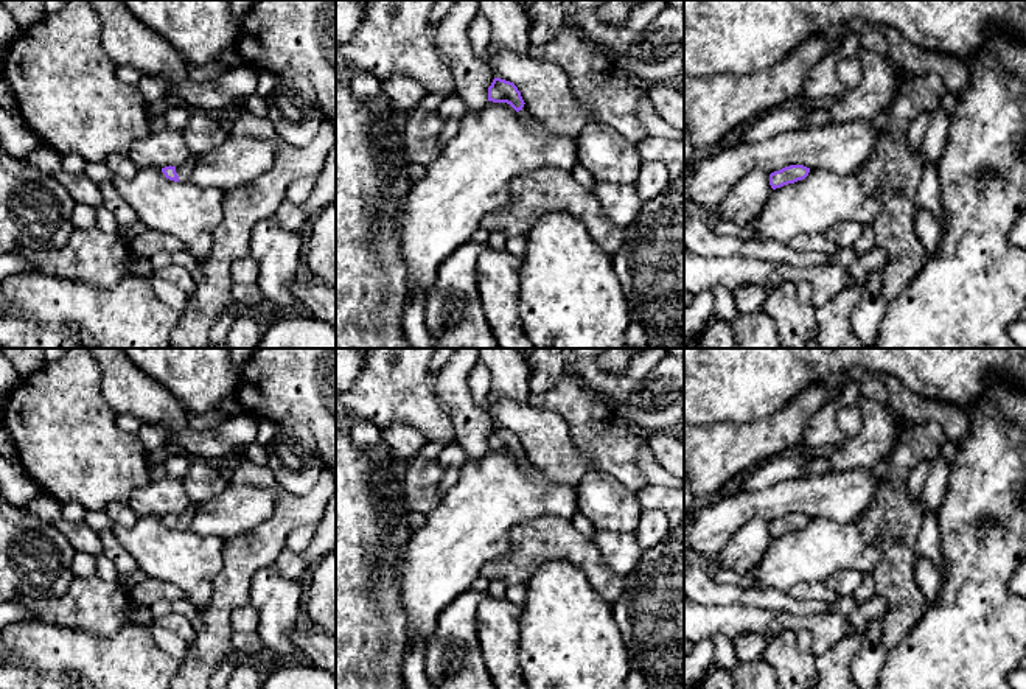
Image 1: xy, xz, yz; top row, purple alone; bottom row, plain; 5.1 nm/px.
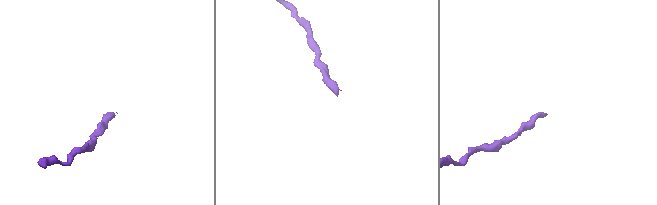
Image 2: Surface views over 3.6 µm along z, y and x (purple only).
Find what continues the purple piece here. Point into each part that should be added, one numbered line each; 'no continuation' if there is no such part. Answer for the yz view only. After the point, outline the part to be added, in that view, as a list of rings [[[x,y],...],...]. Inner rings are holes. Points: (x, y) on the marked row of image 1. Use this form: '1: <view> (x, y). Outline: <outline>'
no continuation

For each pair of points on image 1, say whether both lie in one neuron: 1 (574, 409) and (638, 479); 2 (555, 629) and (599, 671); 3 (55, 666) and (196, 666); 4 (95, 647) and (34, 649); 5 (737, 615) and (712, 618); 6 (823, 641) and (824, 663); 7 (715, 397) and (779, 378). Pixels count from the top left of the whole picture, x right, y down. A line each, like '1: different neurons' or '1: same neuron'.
1: same neuron
2: same neuron
3: different neurons
4: same neuron
5: same neuron
6: different neurons
7: same neuron

